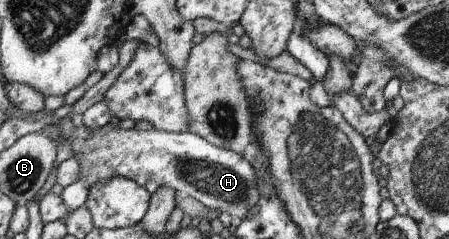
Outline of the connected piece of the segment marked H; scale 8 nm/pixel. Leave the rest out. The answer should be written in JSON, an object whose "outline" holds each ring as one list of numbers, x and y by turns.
{"outline":[[110,124,91,131,87,127,75,128,72,138,64,138,71,143,74,156,81,153,83,158,79,161,81,175,88,188,93,184,102,184,111,176,123,176,135,180,144,186,147,181,155,181,159,186,172,187,177,194,183,197,194,197,203,203,205,207,226,211,232,219,245,219,254,208,258,207,262,193,256,182,256,171,247,159,247,154,235,153,235,150,220,148,213,145,200,135,189,131,168,132,152,128,148,131,131,128,124,130,119,128,114,131]]}

